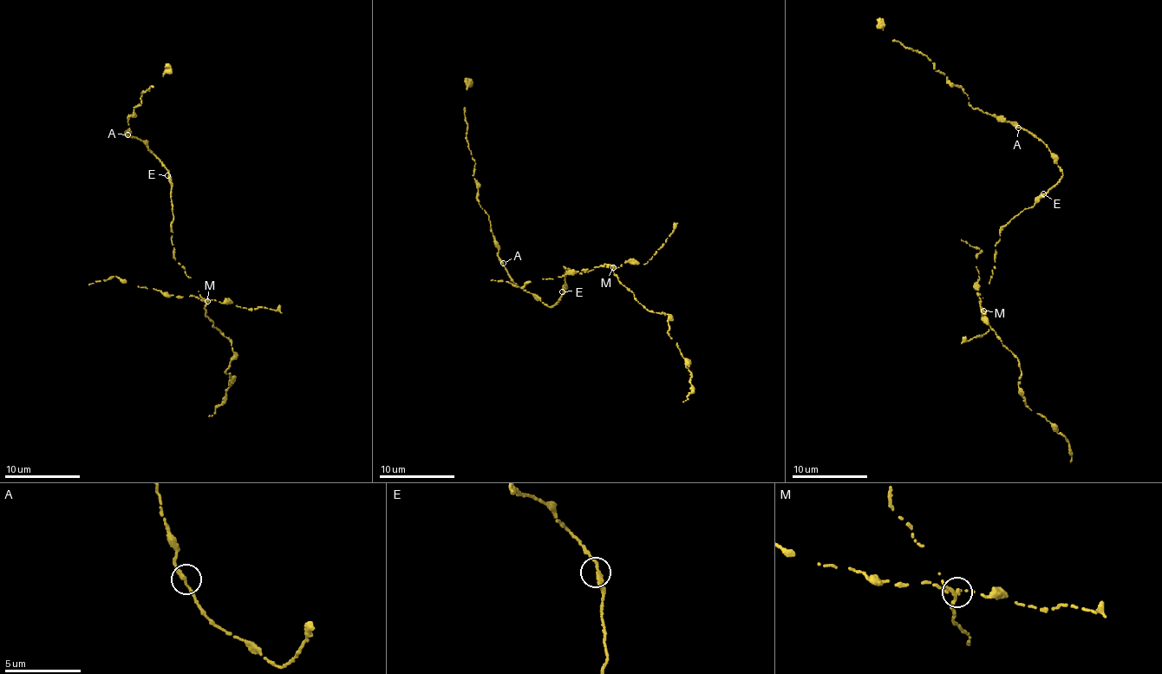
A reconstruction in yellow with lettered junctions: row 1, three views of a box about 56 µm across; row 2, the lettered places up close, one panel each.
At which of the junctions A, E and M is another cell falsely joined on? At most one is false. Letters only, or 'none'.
M

